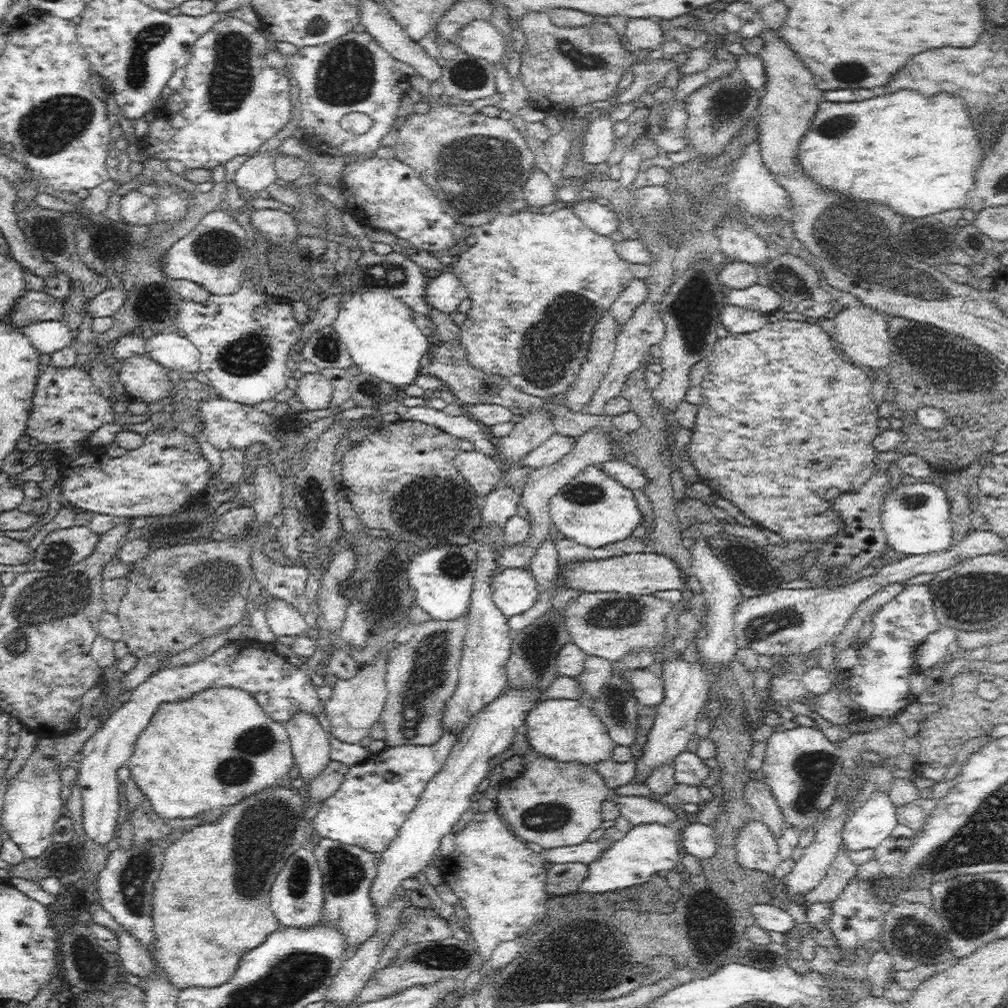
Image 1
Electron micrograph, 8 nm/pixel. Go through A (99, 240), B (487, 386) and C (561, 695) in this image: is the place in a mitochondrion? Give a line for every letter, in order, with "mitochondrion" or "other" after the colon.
A: other
B: mitochondrion
C: other

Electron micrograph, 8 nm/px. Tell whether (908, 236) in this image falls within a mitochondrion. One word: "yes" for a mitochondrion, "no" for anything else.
yes

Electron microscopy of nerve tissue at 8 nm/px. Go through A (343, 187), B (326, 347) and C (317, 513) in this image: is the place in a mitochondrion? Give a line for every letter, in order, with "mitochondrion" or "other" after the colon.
A: other
B: mitochondrion
C: other

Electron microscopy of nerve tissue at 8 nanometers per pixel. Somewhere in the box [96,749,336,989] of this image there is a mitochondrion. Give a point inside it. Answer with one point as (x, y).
(255, 855)

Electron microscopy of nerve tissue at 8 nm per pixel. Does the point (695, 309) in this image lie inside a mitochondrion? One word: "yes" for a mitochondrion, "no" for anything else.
yes

